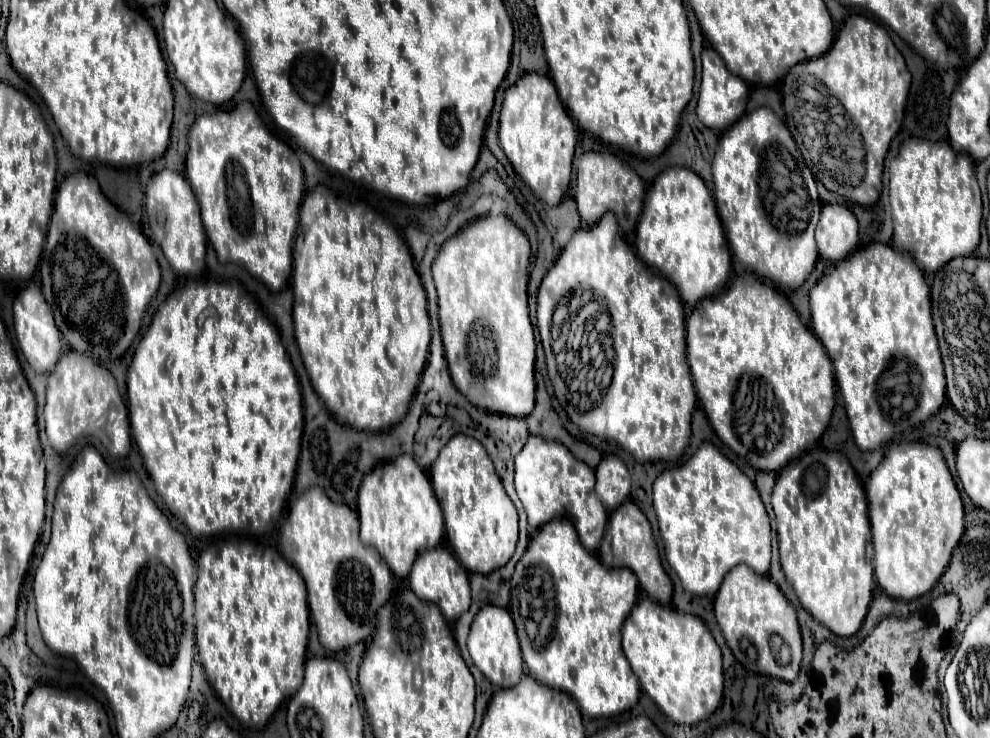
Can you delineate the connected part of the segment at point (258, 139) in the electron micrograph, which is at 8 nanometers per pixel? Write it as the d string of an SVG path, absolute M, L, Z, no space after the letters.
M241 102L235 110L219 110L217 114L203 114L201 118L195 120L195 124L189 128L189 152L187 152L187 162L185 162L185 176L193 186L193 192L199 200L201 206L201 218L203 218L203 226L207 232L209 242L215 246L217 258L221 262L241 262L253 276L257 276L259 280L263 280L267 284L267 288L271 292L279 292L283 288L283 284L289 280L291 276L291 250L293 250L293 236L297 230L297 222L299 222L299 206L301 206L301 198L303 198L303 168L301 162L297 158L297 154L285 146L285 144L277 144L277 140L267 132L267 128L263 126L263 122L259 120L255 108L251 102Z

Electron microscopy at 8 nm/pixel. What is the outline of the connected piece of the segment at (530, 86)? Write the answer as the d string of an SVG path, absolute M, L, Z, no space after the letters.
M529 72L505 92L499 118L499 142L521 180L551 208L559 206L565 190L569 190L577 128L547 76Z

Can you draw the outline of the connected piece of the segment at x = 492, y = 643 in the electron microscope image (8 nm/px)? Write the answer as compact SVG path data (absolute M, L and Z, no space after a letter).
M491 604L483 606L483 610L479 610L479 614L475 616L471 624L469 636L471 640L467 638L467 648L473 658L473 664L483 672L487 680L491 680L493 686L509 688L521 680L521 676L525 674L521 648L519 648L519 640L515 634L515 624L511 622L511 614L505 608L491 606Z

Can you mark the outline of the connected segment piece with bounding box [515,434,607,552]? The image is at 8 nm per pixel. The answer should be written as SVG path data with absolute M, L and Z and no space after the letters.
M531 434L515 456L515 488L525 506L529 528L537 530L551 518L565 516L577 528L581 544L595 552L605 532L607 510L595 494L595 470L577 460L561 442L547 442L541 436Z

